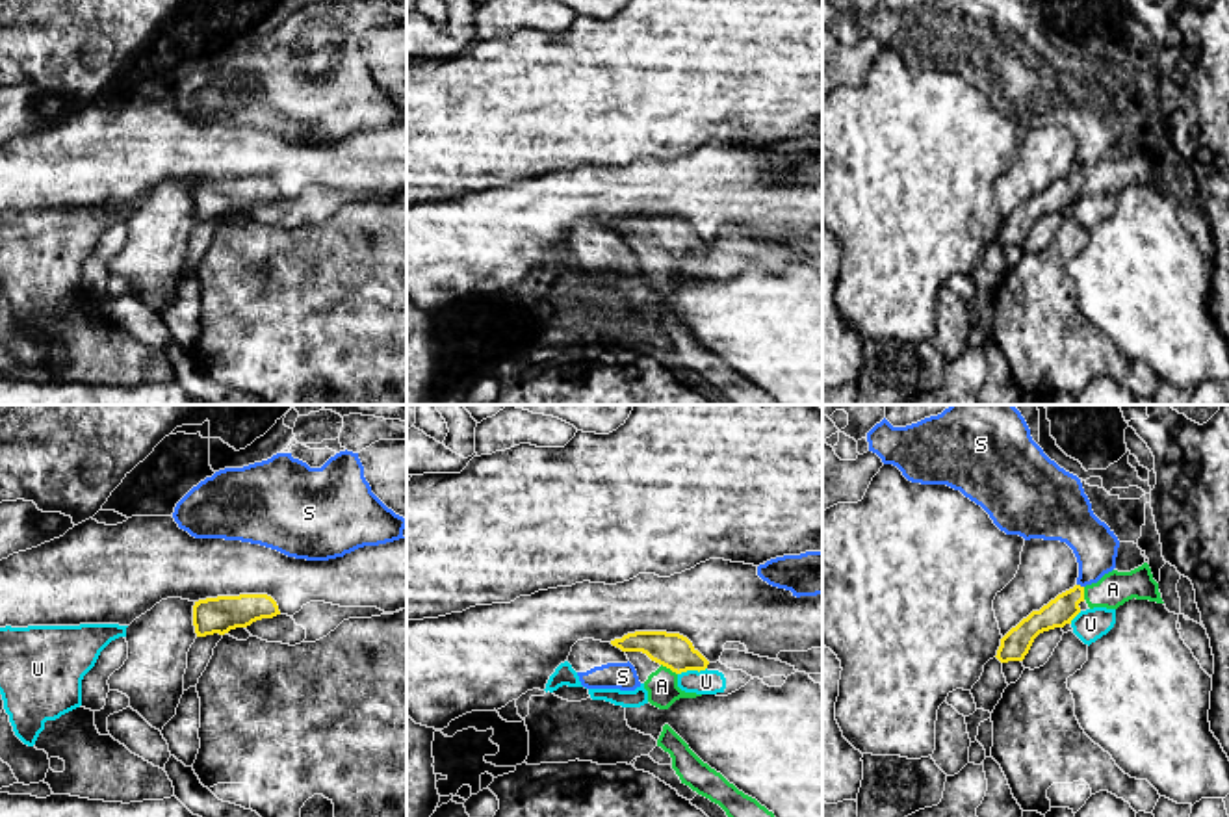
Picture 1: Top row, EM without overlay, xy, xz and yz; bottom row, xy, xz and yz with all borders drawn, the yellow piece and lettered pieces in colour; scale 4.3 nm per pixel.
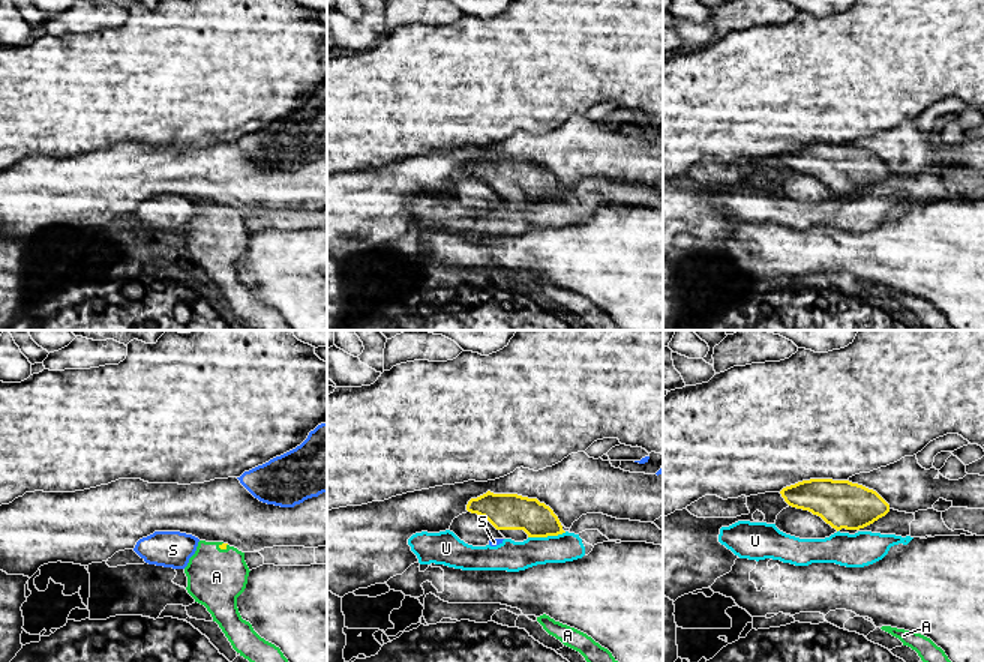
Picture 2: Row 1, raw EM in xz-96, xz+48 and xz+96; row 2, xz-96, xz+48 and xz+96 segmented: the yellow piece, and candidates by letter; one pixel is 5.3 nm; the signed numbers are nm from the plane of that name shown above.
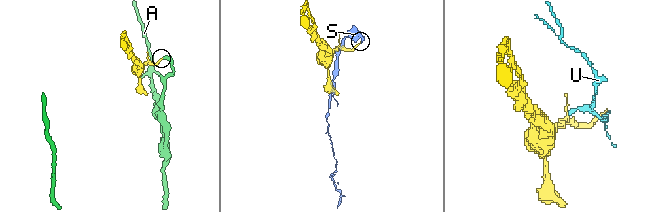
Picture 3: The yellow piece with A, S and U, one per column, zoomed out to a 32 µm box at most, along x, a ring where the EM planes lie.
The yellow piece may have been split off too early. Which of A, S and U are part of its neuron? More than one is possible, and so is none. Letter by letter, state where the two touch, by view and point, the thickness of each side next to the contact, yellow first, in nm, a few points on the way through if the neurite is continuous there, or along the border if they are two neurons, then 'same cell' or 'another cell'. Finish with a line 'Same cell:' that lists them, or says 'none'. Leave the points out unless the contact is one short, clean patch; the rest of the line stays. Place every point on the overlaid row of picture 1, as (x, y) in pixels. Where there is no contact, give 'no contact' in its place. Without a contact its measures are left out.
A: xz (669, 667) | 160/140 nm | same cell
S: yz (1079, 585) | 120/190 nm | along yz (1077, 583), (1083, 587) | another cell
U: xz (691, 669) | 160/110 nm | along xz (706, 667), (678, 674) | another cell
Same cell: A

